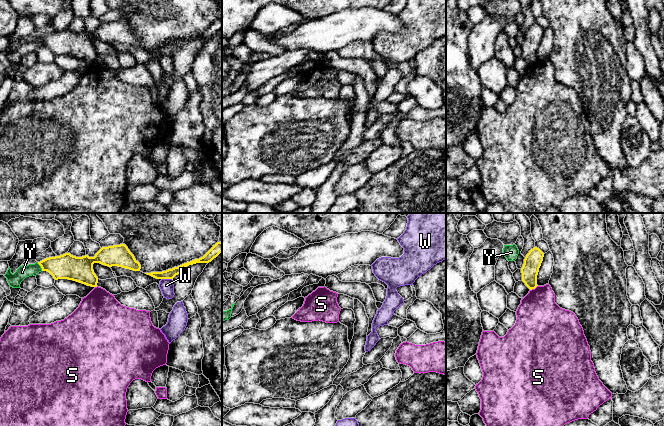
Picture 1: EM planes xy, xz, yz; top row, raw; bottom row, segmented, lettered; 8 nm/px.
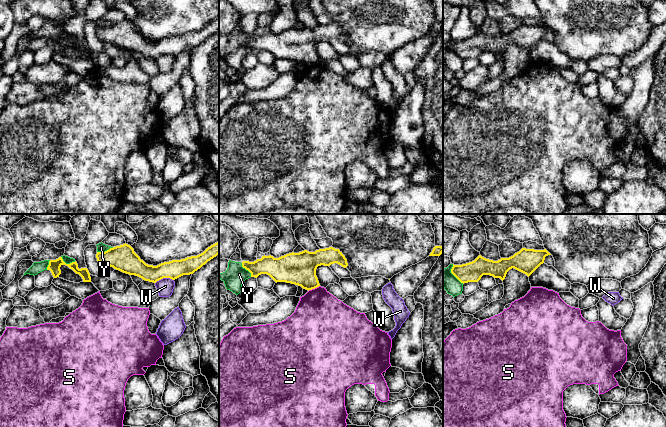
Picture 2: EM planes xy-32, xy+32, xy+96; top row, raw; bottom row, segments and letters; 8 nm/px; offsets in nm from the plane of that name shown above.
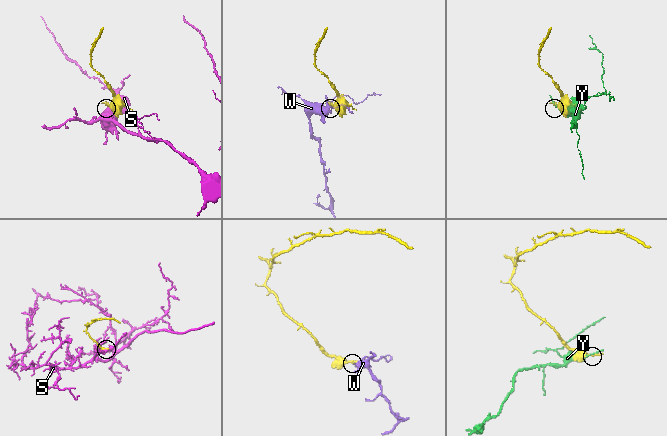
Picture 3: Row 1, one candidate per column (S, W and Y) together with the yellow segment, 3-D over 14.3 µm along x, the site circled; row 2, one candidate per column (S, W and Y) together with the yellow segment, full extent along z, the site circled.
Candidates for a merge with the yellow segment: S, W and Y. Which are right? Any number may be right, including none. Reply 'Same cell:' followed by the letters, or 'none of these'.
Same cell: none of these

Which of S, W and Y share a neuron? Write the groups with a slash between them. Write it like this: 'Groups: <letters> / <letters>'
Groups: S / W / Y

